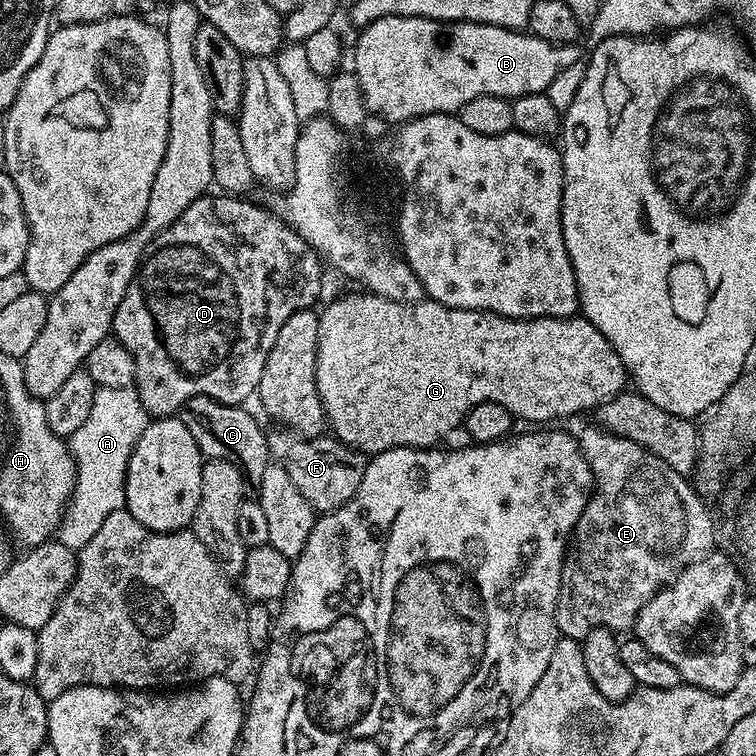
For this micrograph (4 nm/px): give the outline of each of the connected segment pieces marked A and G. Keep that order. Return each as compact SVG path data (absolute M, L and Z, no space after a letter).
M135 387L97 388L90 415L70 437L70 451L76 463L76 485L60 519L58 539L61 544L73 550L84 548L86 542L98 534L102 522L124 508L130 454L149 423L148 411L142 406Z
M356 290L349 296L340 296L325 306L324 312L319 313L318 322L318 350L316 351L316 389L322 398L327 427L335 439L340 440L350 448L361 454L375 454L394 450L395 448L431 449L443 436L451 434L455 428L459 429L468 416L468 411L482 402L498 402L498 406L506 406L510 414L517 421L520 420L560 420L563 416L576 416L579 412L591 413L608 400L613 400L617 394L625 391L630 377L622 358L610 346L603 334L583 315L577 314L566 318L530 318L529 320L515 320L499 316L493 312L479 312L465 308L451 308L442 306L436 300L427 298L417 304L403 304L394 302L390 298L376 296L367 290Z

